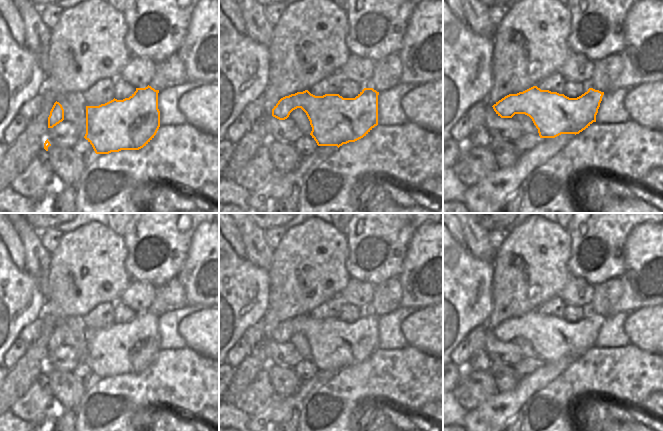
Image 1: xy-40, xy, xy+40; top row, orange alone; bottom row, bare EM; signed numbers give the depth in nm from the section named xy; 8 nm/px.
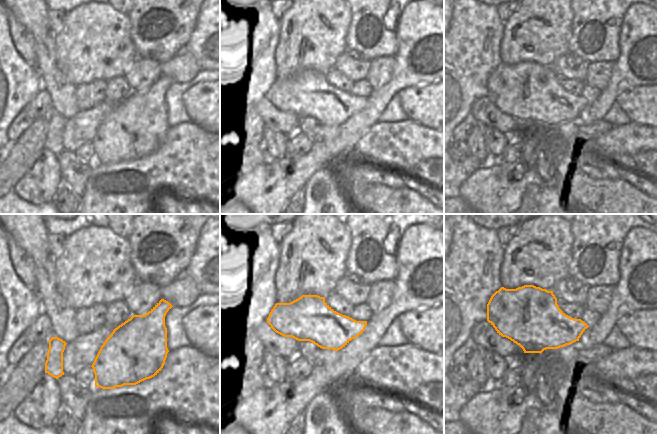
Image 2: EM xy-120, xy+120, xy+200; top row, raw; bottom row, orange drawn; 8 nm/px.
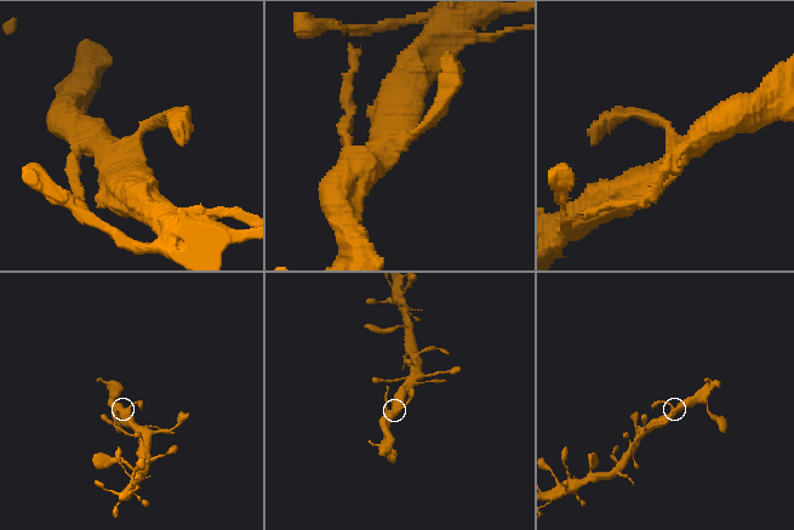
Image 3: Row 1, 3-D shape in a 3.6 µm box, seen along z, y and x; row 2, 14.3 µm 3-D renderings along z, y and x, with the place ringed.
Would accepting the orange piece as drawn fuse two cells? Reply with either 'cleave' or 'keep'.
keep

